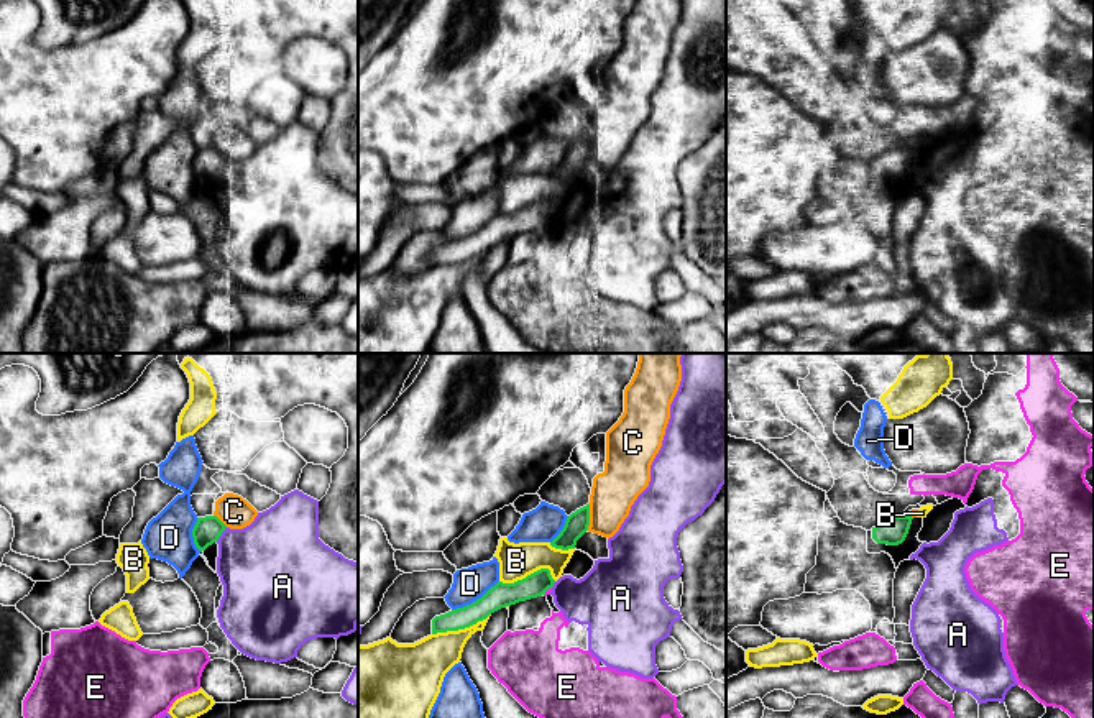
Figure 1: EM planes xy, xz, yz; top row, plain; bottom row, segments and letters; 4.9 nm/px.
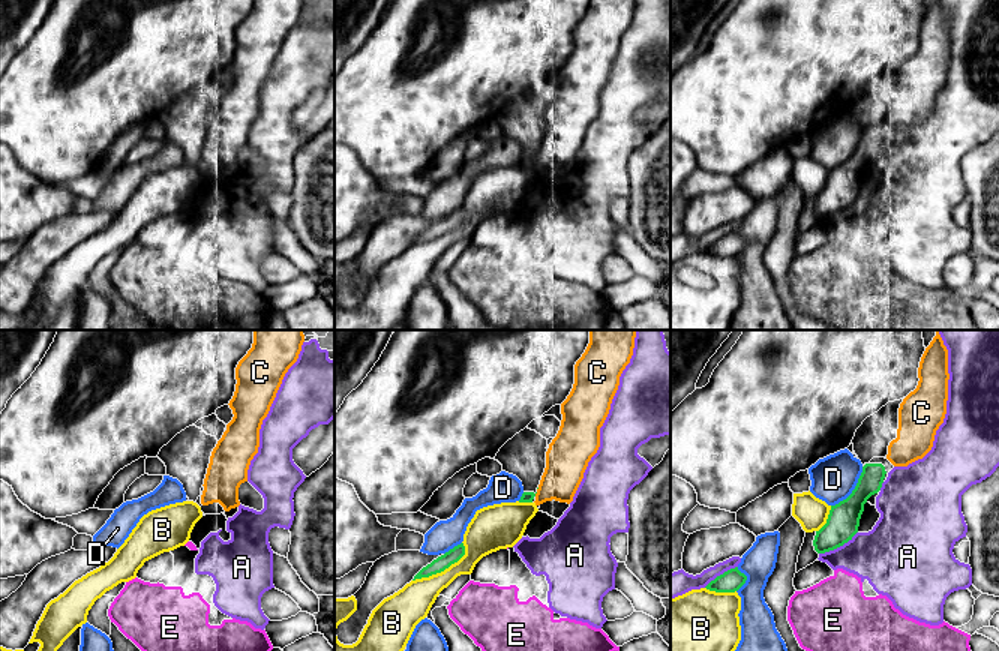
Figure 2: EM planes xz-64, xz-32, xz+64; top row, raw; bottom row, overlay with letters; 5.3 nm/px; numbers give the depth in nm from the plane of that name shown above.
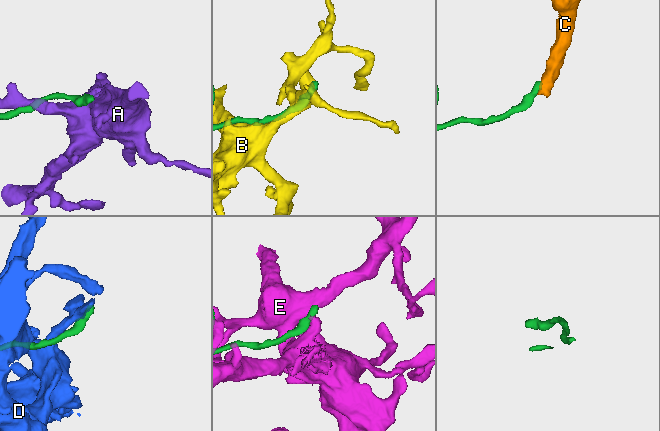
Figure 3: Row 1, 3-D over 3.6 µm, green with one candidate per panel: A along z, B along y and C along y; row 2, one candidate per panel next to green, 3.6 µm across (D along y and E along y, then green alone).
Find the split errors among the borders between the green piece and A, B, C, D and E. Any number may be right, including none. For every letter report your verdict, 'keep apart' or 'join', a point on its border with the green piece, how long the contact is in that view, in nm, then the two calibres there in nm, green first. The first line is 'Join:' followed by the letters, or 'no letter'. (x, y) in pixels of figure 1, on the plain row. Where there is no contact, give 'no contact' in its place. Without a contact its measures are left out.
Join: no letter
A: keep apart | xy (220, 166) | 90 nm | 130/400 nm
B: keep apart | xz (531, 206) | 280 nm | 120/180 nm
C: keep apart | xz (588, 148) | 140 nm | 110/220 nm
D: keep apart | xz (477, 232) | 280 nm | 120/160 nm
E: keep apart | xz (546, 222) | 60 nm | 120/20 nm

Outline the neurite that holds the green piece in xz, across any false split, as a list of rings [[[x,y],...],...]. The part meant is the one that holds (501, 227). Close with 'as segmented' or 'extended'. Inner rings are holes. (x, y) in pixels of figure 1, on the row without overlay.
[[[540,200],[514,215],[498,214],[471,237],[435,248],[432,251],[432,266],[470,260],[501,240],[545,227],[554,215],[549,200]]] | as segmented

